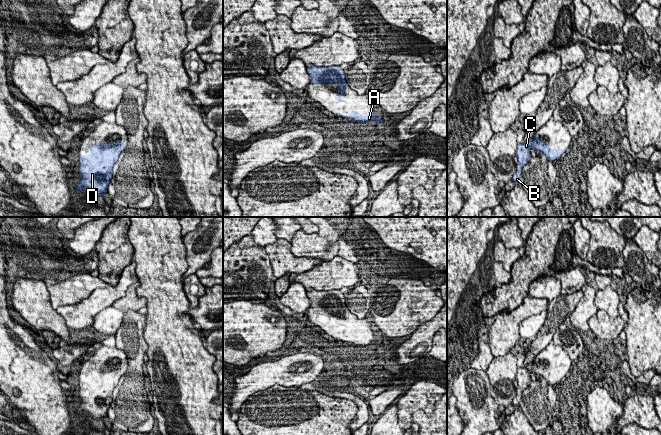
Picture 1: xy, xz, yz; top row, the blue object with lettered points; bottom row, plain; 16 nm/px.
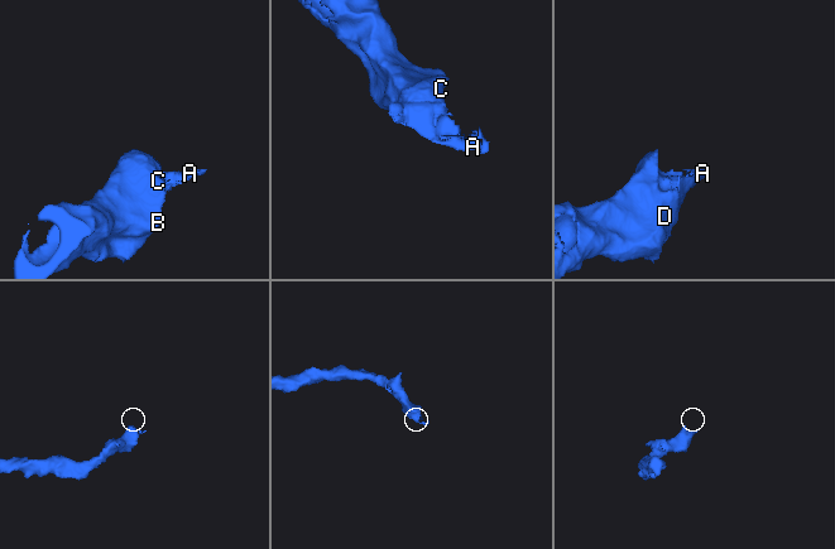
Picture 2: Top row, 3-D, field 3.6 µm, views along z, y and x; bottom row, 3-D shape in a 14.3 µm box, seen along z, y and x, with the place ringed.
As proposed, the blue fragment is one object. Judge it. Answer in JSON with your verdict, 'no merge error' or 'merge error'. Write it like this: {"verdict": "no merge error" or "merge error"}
{"verdict": "no merge error"}

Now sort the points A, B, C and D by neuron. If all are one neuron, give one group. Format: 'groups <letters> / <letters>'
groups A B C D

